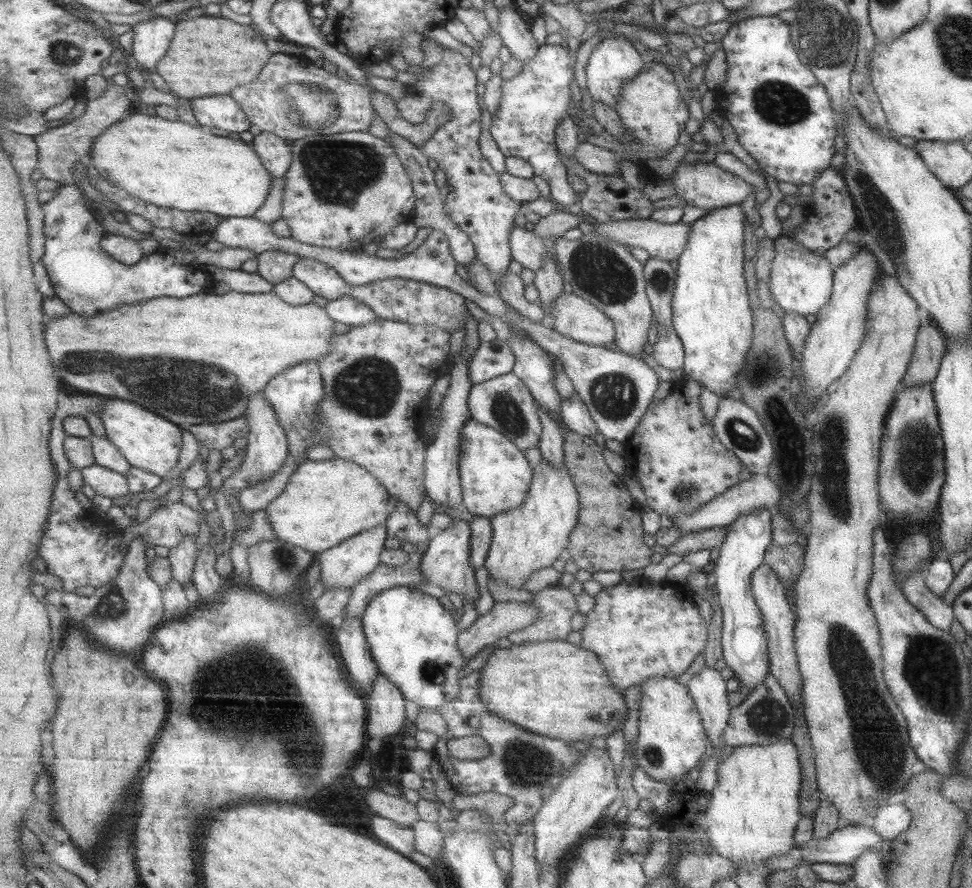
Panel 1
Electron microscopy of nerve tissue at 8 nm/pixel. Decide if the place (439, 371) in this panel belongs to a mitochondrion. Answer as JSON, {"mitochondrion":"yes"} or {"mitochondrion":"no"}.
{"mitochondrion":"no"}

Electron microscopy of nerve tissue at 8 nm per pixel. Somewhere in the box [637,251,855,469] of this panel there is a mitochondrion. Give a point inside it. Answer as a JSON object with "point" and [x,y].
{"point":[740,433]}

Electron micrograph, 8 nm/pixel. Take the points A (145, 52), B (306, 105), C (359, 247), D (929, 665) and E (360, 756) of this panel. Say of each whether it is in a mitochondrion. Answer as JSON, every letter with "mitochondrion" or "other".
{"A":"other","B":"mitochondrion","C":"other","D":"mitochondrion","E":"other"}

